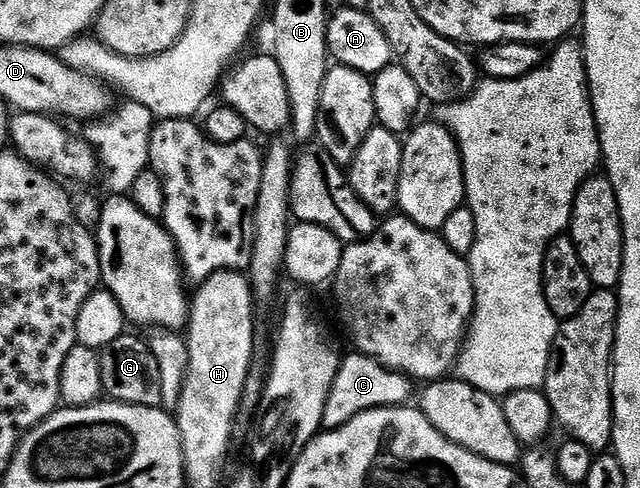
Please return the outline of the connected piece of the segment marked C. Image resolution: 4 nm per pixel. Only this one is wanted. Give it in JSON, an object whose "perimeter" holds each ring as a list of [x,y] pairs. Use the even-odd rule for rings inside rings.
{"perimeter":[[[350,352],[338,364],[336,380],[332,384],[332,392],[328,396],[328,404],[324,408],[322,424],[326,430],[339,430],[345,422],[351,422],[355,416],[366,410],[375,410],[381,406],[405,406],[411,401],[411,379],[397,370],[381,366],[376,359],[367,354]]]}

